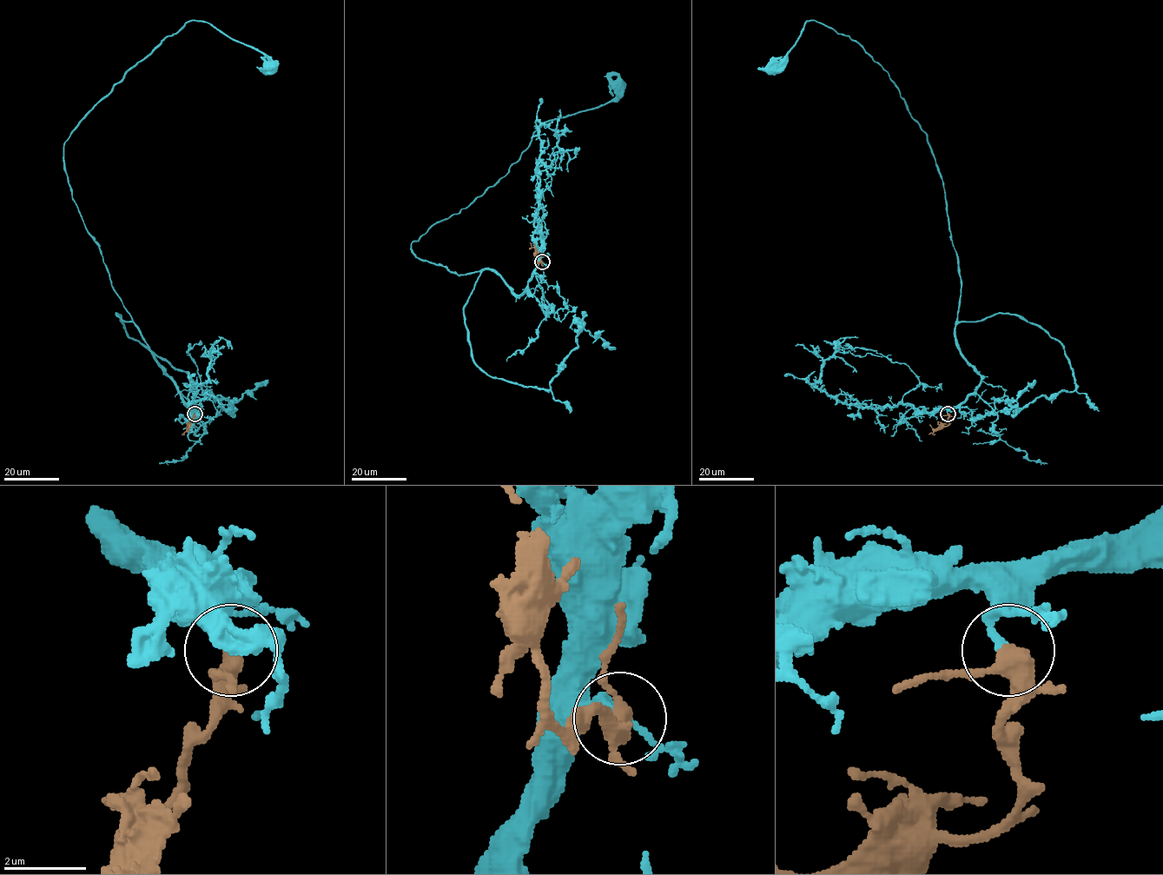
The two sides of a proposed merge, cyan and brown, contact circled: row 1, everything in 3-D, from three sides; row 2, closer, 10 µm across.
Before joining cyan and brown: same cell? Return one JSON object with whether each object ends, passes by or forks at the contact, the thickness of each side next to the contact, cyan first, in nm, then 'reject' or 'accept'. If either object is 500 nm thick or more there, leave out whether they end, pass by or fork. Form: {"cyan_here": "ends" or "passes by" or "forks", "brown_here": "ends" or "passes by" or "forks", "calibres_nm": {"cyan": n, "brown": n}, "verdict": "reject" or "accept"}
{"cyan_here": "passes by", "brown_here": "passes by", "calibres_nm": {"cyan": 150, "brown": 400}, "verdict": "accept"}

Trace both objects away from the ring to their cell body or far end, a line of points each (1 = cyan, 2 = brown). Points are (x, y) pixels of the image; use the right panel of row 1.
1: (948, 414), (981, 374), (954, 334), (958, 259), (926, 133), (888, 74), (832, 28), (805, 23), (773, 66)
2: (948, 414), (948, 424), (928, 434)

